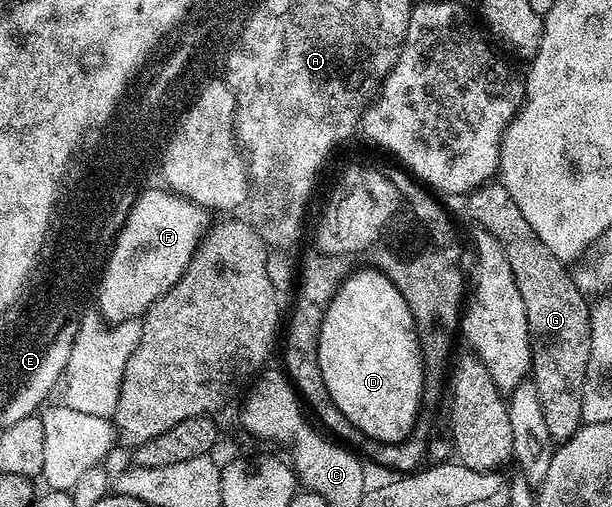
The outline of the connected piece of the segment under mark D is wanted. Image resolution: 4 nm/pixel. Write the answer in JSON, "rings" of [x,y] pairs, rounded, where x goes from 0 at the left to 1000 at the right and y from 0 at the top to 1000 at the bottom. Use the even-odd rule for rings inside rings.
{"rings":[[[600,527],[587,538],[574,536],[570,544],[559,556],[559,564],[552,568],[552,580],[539,592],[536,613],[529,621],[529,637],[523,645],[523,677],[520,679],[520,698],[523,700],[523,740],[529,740],[529,763],[536,763],[536,779],[542,779],[542,795],[549,795],[549,803],[556,803],[556,811],[562,819],[562,826],[569,826],[569,834],[575,834],[575,842],[582,842],[598,862],[605,862],[609,870],[623,870],[627,878],[644,878],[649,870],[657,870],[668,862],[678,838],[686,828],[683,807],[691,805],[690,795],[690,757],[693,755],[693,730],[690,724],[690,694],[686,692],[686,677],[680,661],[680,645],[673,629],[673,613],[667,613],[667,598],[660,598],[660,582],[654,582],[654,574],[647,574],[647,566],[632,550],[618,531]]]}

